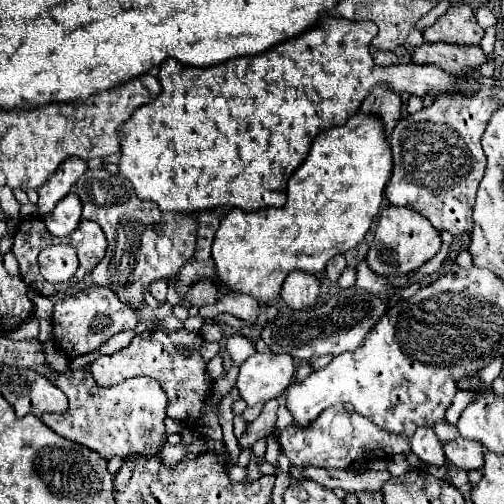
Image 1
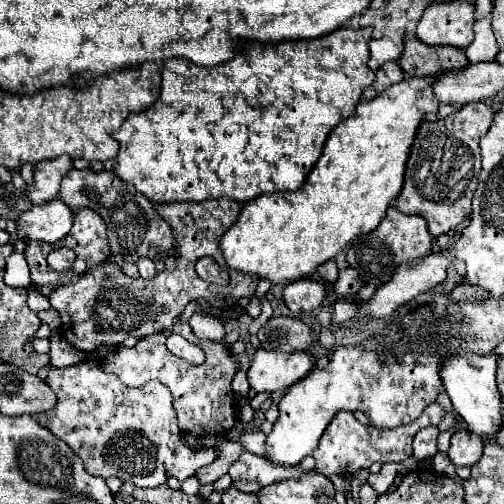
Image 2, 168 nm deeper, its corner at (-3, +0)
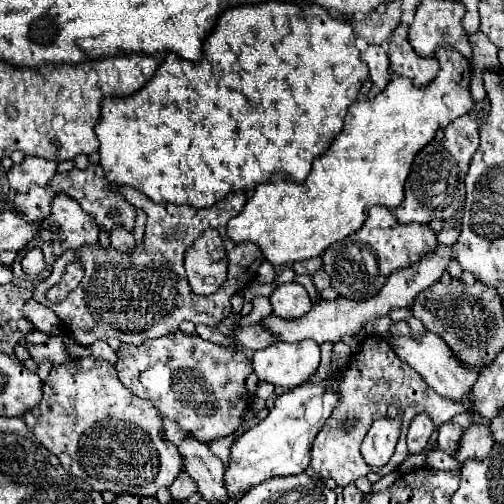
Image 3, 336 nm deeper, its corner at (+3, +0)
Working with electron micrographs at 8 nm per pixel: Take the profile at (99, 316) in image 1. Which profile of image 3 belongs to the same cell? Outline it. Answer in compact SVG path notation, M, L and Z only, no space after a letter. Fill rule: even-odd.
M112 187L112 189L120 189L120 193L124 195L124 199L128 199L128 203L132 203L134 207L142 209L146 215L148 215L148 221L146 221L146 233L144 233L144 239L140 245L136 245L132 251L128 253L120 253L116 249L110 249L110 247L102 247L100 243L94 243L92 247L80 247L80 251L66 251L60 259L56 259L56 263L52 265L52 273L50 277L46 277L44 281L40 281L40 287L34 289L32 293L32 299L46 305L48 309L52 309L60 319L62 323L68 327L68 333L74 335L74 339L80 343L80 345L90 345L98 339L110 339L110 337L116 337L124 343L132 343L132 345L140 345L148 339L156 339L160 335L168 335L172 331L178 331L178 325L182 321L192 321L192 323L204 323L204 325L216 325L220 323L222 319L228 317L228 313L232 311L230 307L230 297L238 291L244 289L244 285L248 285L250 281L256 279L256 271L258 267L264 263L264 255L260 255L260 247L256 247L256 243L232 243L226 235L226 223L238 215L246 203L246 191L234 191L230 193L228 197L216 201L210 209L196 209L196 207L190 207L190 205L170 205L170 203L154 203L152 199L148 199L144 193L132 189L132 187ZM208 227L214 227L218 229L218 233L224 237L224 243L226 243L226 253L228 253L228 277L224 281L224 285L220 287L220 291L212 293L212 295L206 295L206 297L200 297L200 295L194 295L188 287L188 279L184 275L184 253L186 253L186 247L192 245L194 239L198 239L204 229ZM70 261L82 261L84 269L86 269L86 275L84 279L80 281L80 285L70 291L70 295L60 301L60 303L50 303L46 299L46 291L56 285L60 281L60 277L64 275L66 271L66 265Z

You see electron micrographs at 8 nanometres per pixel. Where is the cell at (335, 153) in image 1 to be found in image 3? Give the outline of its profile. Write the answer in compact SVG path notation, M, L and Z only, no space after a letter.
M448 45L438 47L434 59L438 59L440 71L430 85L418 89L412 85L408 77L394 75L388 87L380 91L374 99L354 101L346 113L342 133L332 143L332 147L314 161L306 181L296 183L289 175L278 172L272 179L268 179L268 183L258 185L252 197L246 201L244 209L234 219L230 219L228 237L234 243L256 243L262 249L264 257L276 267L286 263L292 265L296 261L320 257L330 243L340 241L350 233L358 231L372 205L382 205L386 209L398 207L404 201L404 183L410 173L414 155L436 137L438 129L444 129L448 123L452 123L460 115L470 113L474 107L474 99L470 95L470 61Z

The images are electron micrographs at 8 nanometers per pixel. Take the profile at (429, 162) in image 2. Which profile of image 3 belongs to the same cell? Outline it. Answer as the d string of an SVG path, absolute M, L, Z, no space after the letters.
M462 115L444 129L444 141L434 139L414 159L406 179L406 199L394 209L398 223L422 223L448 219L464 205L464 177L468 163L478 147L478 123L472 115Z

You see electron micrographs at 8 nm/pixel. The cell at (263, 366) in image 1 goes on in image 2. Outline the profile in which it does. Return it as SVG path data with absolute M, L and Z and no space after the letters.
M258 349L248 369L248 383L250 389L256 393L286 391L292 383L308 375L312 367L314 367L312 355L306 351L284 353L284 351Z

